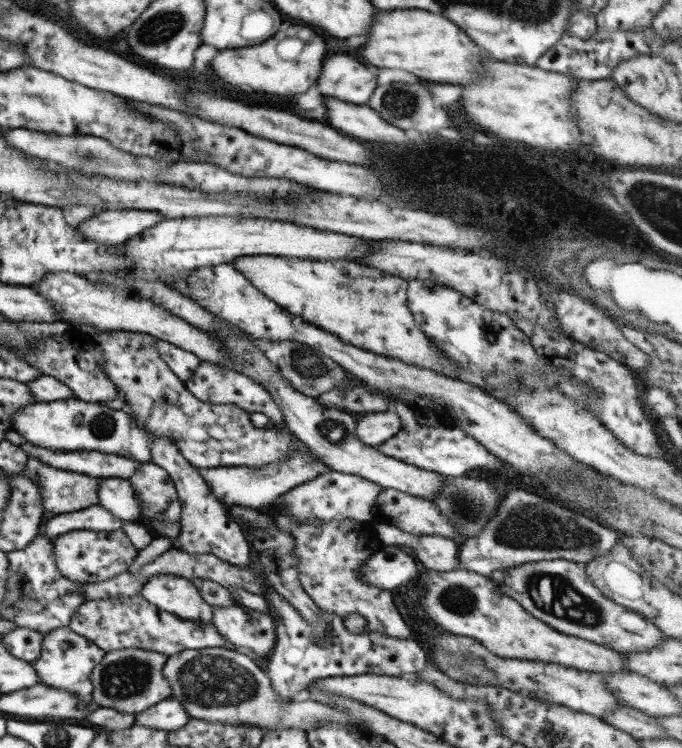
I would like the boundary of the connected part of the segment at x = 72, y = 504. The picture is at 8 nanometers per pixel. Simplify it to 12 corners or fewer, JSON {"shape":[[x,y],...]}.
{"shape":[[29,456],[24,475],[41,488],[45,514],[97,502],[97,480]]}

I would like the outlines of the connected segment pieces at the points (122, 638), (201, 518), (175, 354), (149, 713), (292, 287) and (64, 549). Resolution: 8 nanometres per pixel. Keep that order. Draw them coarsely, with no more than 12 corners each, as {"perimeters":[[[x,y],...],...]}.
{"perimeters":[[[139,594],[85,601],[68,628],[105,653],[236,650]],[[166,438],[150,462],[166,470],[181,503],[170,547],[251,566],[240,523],[197,467]],[[156,339],[169,370],[188,380],[201,361],[189,351]],[[170,695],[135,715],[133,723],[154,730],[181,728],[188,718]],[[345,260],[229,264],[340,341],[455,379],[406,280]],[[121,529],[55,537],[57,571],[73,583],[125,572],[138,549]]]}

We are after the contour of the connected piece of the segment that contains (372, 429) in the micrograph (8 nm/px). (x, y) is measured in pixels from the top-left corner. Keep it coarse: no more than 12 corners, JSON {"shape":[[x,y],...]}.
{"shape":[[392,409],[367,413],[355,436],[371,447],[400,429]]}

